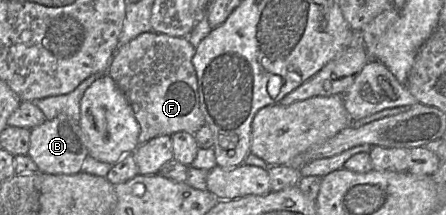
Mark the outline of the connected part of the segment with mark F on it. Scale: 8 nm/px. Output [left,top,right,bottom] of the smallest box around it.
[107,32,206,145]

